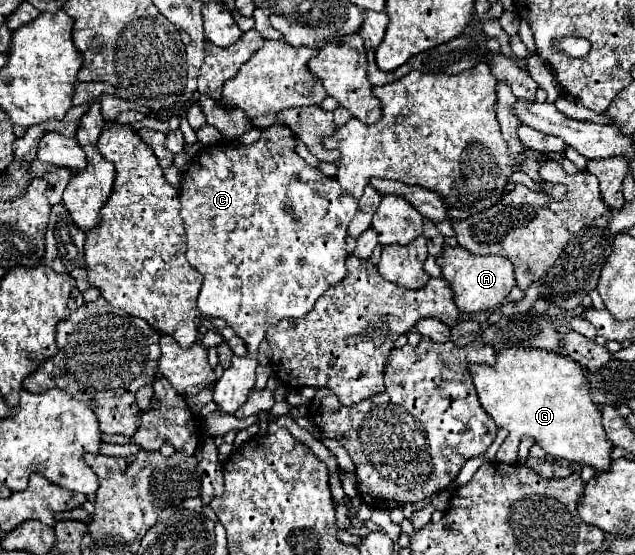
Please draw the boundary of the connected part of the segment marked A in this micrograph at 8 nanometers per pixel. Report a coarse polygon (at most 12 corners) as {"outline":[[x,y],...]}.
{"outline":[[445,245],[437,257],[461,313],[499,307],[513,265]]}

